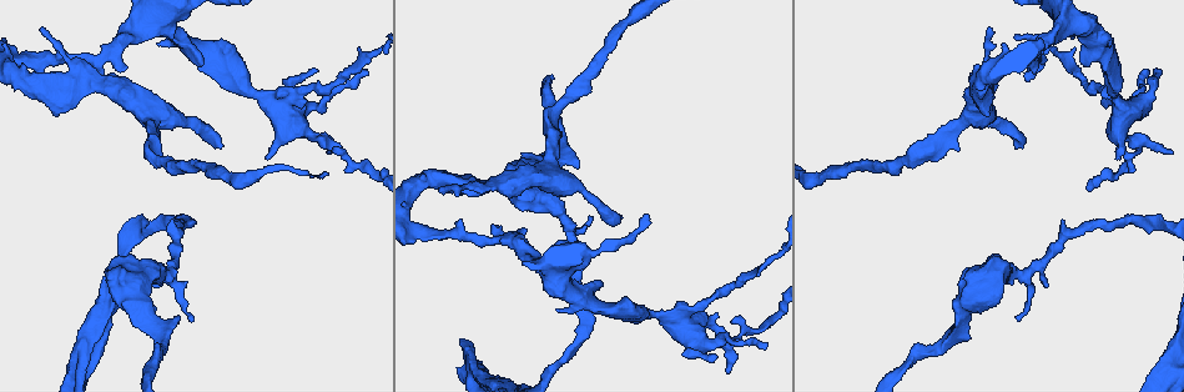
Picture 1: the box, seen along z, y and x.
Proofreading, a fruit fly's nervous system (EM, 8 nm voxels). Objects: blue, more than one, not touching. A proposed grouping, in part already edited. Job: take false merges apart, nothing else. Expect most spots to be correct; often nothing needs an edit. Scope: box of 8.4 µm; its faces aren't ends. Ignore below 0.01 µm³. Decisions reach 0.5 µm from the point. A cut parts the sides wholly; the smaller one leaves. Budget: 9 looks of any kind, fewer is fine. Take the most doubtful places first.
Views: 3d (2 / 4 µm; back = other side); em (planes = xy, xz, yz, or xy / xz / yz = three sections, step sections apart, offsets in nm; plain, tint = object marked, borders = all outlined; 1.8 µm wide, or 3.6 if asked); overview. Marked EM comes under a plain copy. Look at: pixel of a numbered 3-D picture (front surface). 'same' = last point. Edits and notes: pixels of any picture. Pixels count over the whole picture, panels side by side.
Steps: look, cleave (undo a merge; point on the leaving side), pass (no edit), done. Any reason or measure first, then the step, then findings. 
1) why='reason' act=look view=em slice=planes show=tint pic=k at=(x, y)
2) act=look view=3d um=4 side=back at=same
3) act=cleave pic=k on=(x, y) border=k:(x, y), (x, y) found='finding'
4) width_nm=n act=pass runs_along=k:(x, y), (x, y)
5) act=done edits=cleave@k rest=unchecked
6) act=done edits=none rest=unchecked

why='thick turns thin' act=look view=3d um=4 pic=1 at=(166, 275)

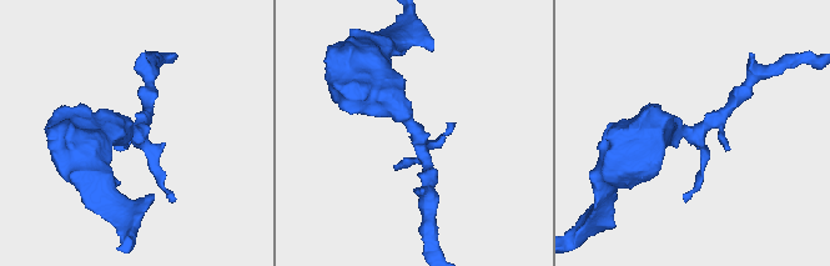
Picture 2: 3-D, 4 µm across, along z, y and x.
why='need the tissue' act=look view=em slice=planes show=tint pic=2 at=(695, 131)

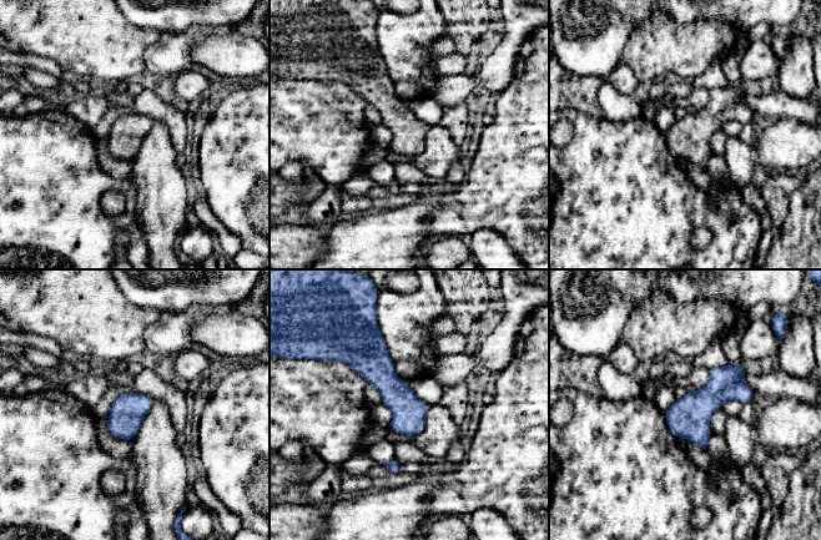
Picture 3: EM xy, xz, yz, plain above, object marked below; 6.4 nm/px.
width_nm=220 act=pass runs_along=3:(371, 346), (373, 363), (417, 430) found='all the same neuron'

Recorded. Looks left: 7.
why='looks like a crossing' act=look view=3d um=2 pic=1 at=(681, 319)

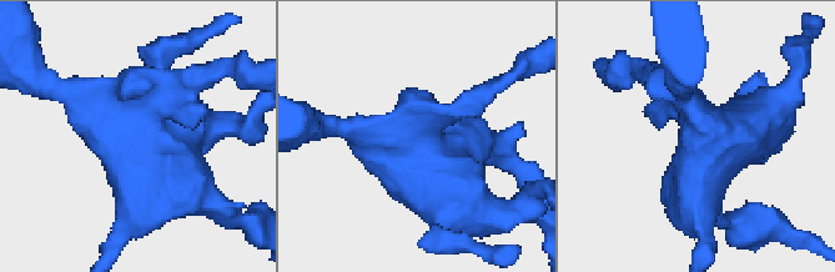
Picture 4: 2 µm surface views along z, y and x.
why='now the EM' act=look view=em slice=yz step=16 show=tint pic=4 at=(414, 144)

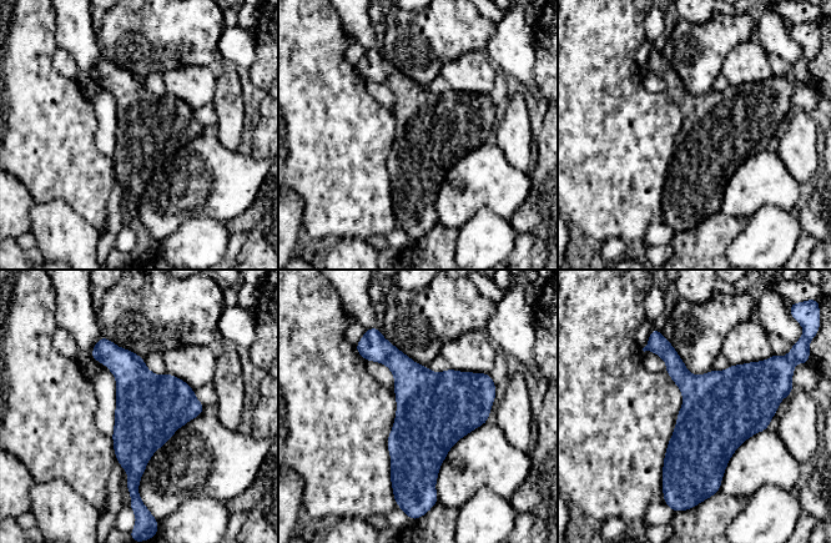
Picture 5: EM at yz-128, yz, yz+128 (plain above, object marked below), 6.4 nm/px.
act=pass found='all the same neuron'

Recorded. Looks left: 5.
act=look view=3d um=4 pic=1 at=(185, 45)

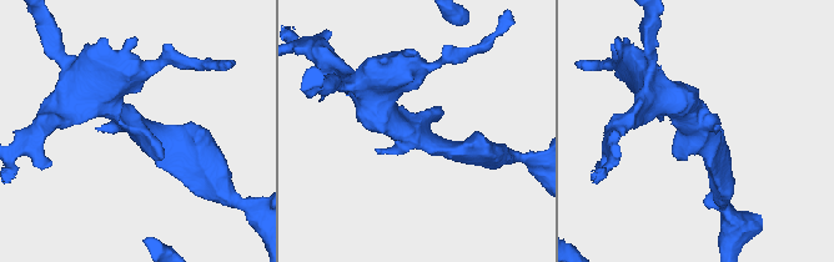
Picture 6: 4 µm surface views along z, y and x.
why='need the tissue' act=look view=em slice=xy step=4 show=tint pic=6 at=(418, 137)

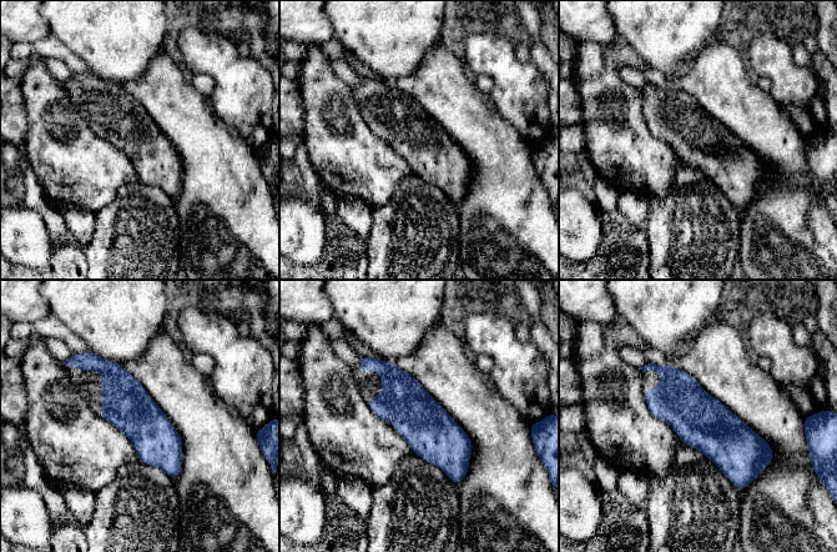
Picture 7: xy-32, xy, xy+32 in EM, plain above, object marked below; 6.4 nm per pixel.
why='cut it another way' act=look view=em slice=planes show=borders at=same

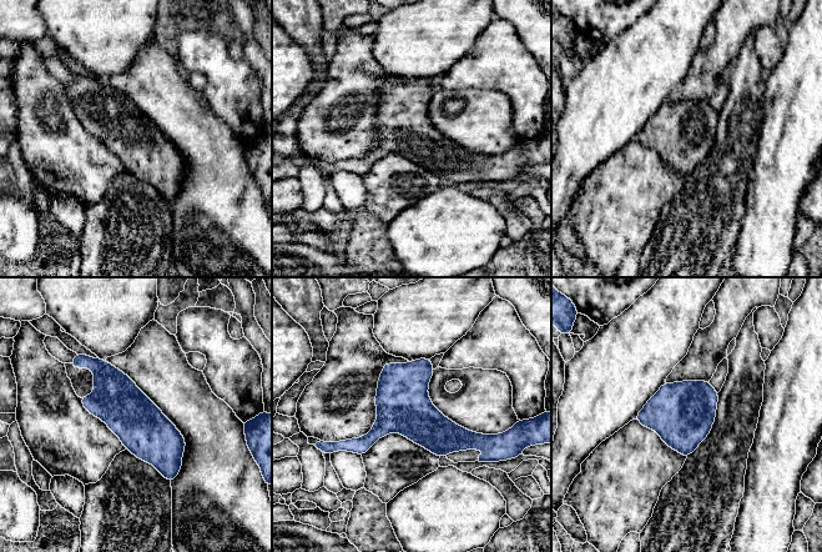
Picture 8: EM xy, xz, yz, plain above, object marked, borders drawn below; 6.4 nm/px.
act=pass runs_along=8:(85, 360), (164, 448), (170, 477) found='all the same neuron'

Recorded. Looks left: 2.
why='arms part here' act=look view=em slice=planes show=borders pic=1 at=(514, 241)

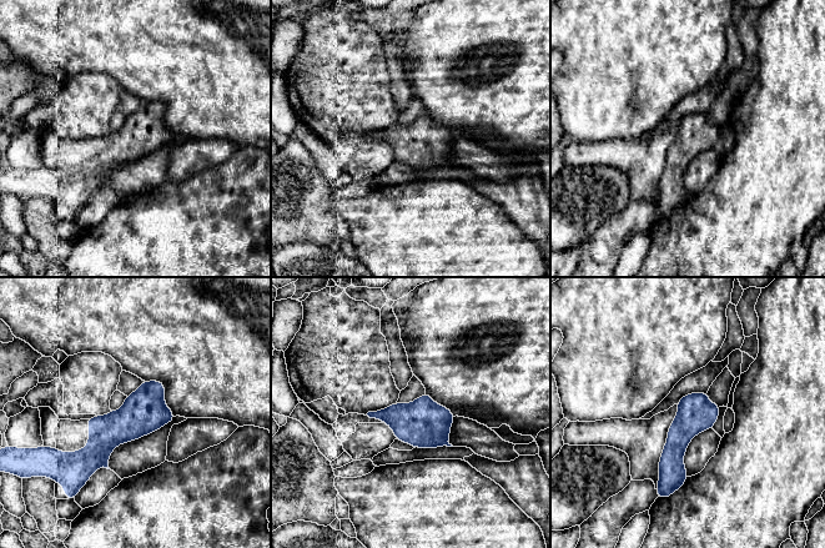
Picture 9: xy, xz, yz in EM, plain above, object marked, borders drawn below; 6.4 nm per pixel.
act=pass runs_along=9:(161, 387), (87, 457), (68, 456) found='one neuron here'

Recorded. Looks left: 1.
act=done edits=none rest=unchecked

